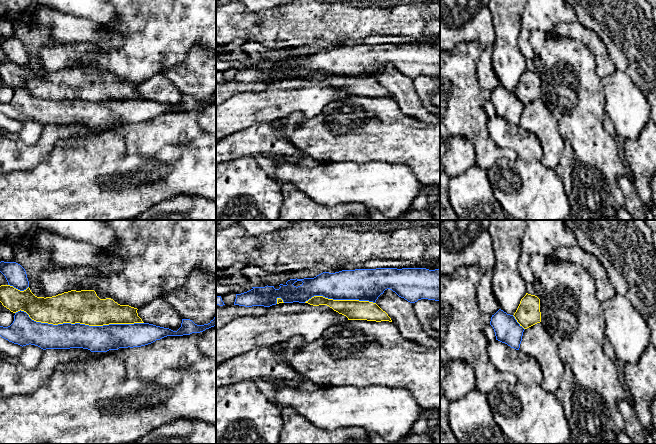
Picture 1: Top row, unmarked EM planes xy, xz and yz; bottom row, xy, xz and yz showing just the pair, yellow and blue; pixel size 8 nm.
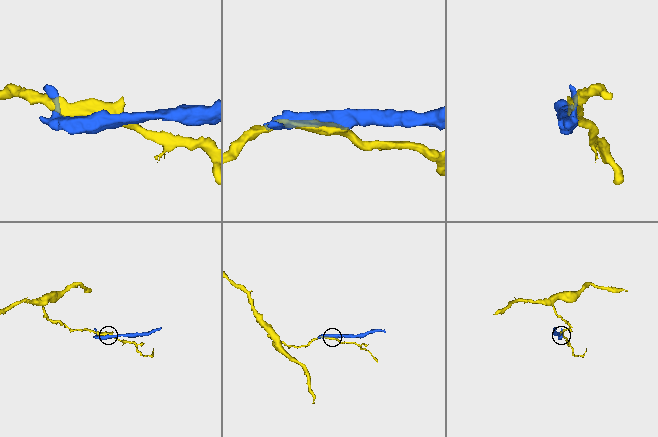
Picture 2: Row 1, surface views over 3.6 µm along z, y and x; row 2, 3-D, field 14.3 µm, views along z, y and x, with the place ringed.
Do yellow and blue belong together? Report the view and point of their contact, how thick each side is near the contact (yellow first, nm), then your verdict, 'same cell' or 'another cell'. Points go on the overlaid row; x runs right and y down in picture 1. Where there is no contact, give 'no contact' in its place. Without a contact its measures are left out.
xy (79, 322) | 280/200 nm | another cell

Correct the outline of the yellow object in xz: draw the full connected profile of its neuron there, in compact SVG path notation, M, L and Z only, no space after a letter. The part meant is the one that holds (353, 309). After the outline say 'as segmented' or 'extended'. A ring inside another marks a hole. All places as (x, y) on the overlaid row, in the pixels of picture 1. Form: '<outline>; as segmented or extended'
M314 296L305 303L313 306L327 305L339 314L346 316L348 320L392 322L385 311L383 311L376 303L369 301L333 300L323 296Z; as segmented

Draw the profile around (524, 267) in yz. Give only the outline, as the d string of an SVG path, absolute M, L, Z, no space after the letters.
M521 252L520 259L518 262L518 268L520 271L520 274L522 275L523 279L526 282L526 291L528 294L536 295L536 291L534 288L534 274L530 267L530 256L527 253Z

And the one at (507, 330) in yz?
M499 309L492 315L490 325L494 329L496 340L519 350L525 329L517 322L513 315Z

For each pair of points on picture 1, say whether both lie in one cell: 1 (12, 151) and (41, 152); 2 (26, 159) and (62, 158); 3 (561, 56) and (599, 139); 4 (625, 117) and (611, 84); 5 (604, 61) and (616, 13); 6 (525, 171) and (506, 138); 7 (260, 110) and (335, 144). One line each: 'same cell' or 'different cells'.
1: same cell
2: different cells
3: same cell
4: same cell
5: different cells
6: same cell
7: different cells

